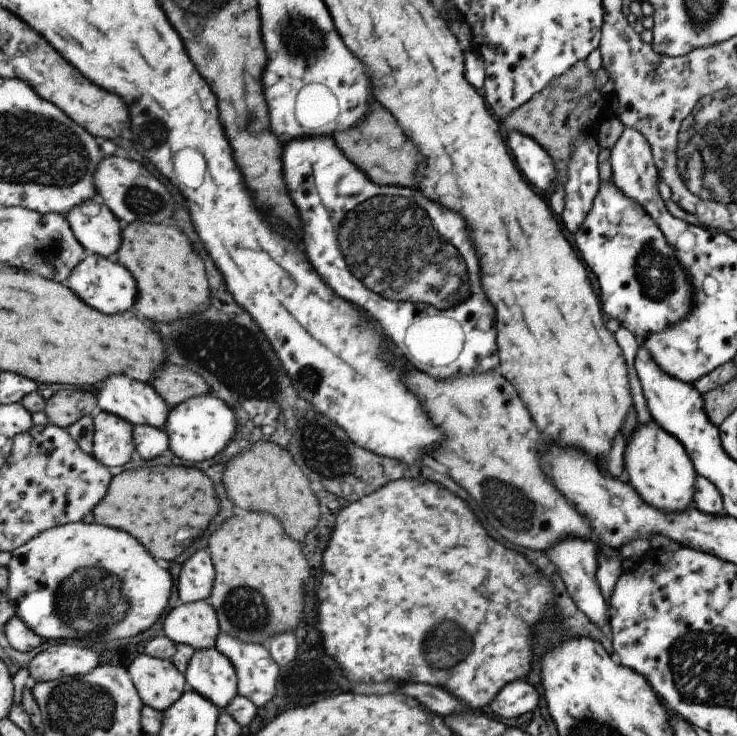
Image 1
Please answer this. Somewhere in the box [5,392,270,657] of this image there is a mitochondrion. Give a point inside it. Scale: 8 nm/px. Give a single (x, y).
(94, 599)

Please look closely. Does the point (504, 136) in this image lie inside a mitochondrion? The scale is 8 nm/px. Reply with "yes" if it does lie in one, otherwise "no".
no

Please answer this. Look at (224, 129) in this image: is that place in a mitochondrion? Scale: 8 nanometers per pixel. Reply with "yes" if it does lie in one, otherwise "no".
no

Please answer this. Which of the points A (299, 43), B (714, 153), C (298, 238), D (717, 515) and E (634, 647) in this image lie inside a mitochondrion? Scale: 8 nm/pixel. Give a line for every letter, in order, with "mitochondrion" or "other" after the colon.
A: mitochondrion
B: mitochondrion
C: other
D: other
E: other

